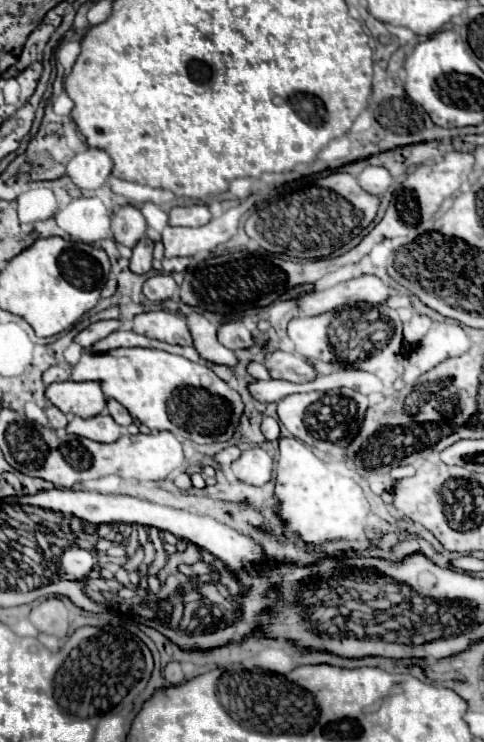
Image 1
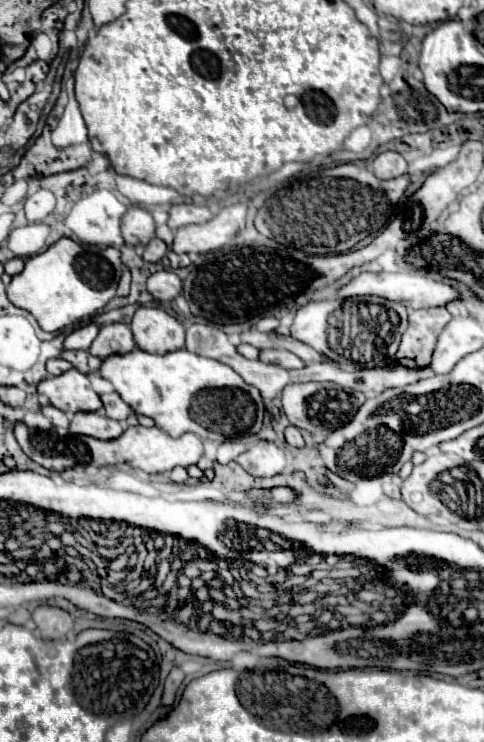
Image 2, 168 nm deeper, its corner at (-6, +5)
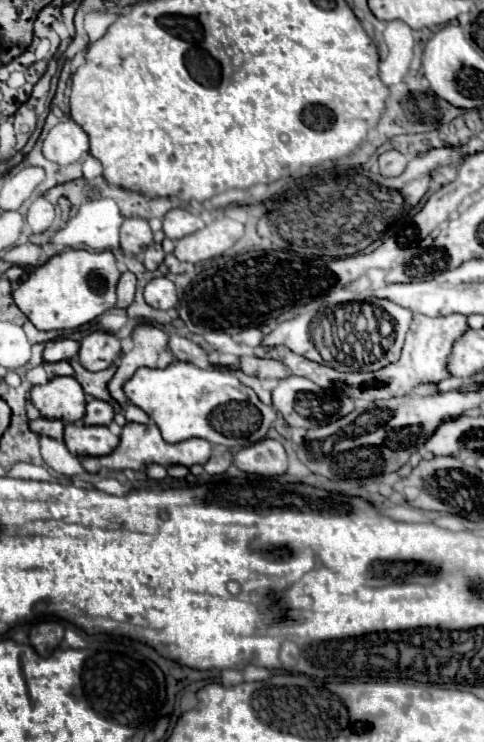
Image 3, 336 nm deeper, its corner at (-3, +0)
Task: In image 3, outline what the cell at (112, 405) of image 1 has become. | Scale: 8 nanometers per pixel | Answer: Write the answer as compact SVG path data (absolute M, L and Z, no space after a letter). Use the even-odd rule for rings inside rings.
M86 396L86 414L84 414L86 426L108 426L112 418L114 418L114 408L108 402Z

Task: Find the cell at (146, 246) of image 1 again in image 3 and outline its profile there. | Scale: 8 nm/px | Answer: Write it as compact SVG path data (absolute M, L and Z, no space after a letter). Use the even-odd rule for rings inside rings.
M150 244L144 252L144 266L148 270L156 270L164 260L164 252L162 252L162 246L160 244Z

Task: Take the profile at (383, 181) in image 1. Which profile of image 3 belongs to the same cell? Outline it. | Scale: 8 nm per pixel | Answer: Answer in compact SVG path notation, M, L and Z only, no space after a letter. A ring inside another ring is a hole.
M388 150L380 154L380 174L382 176L400 176L408 164L408 156L398 150Z

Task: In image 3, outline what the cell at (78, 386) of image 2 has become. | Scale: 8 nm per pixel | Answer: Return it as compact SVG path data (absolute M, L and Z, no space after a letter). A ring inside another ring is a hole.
M56 376L44 386L34 386L30 390L30 402L40 410L40 414L48 420L62 420L62 422L80 422L86 410L86 394L80 382L74 376Z

